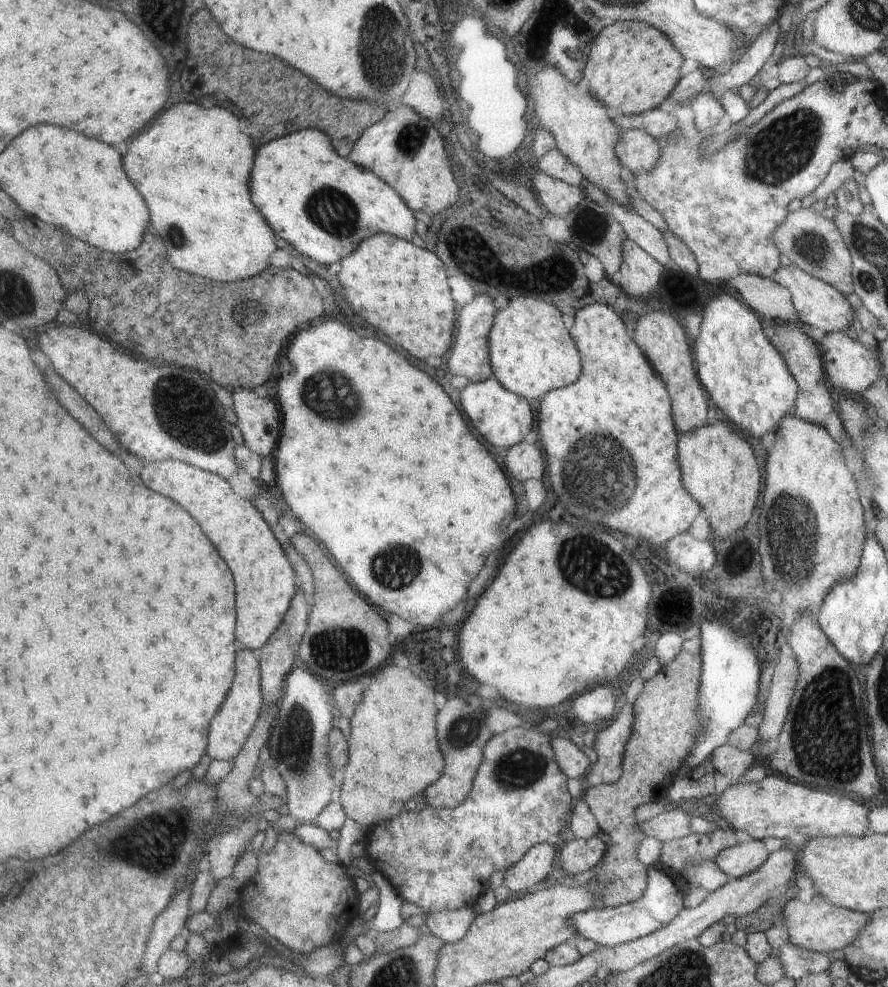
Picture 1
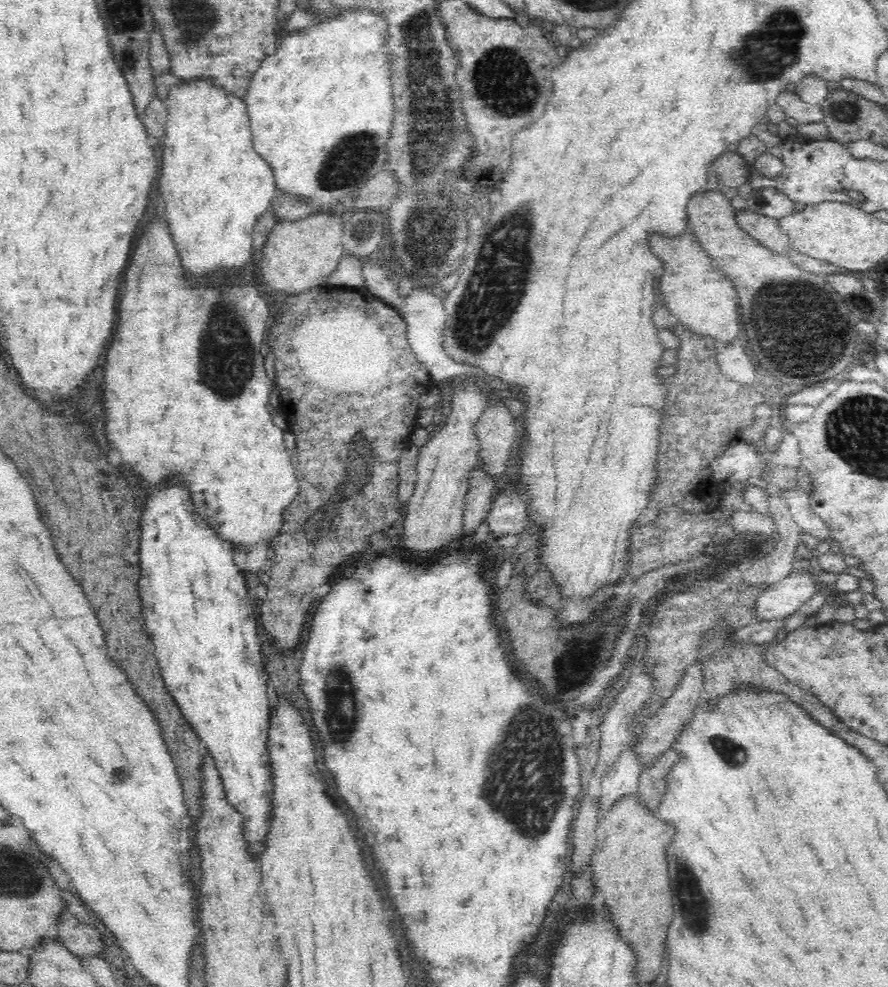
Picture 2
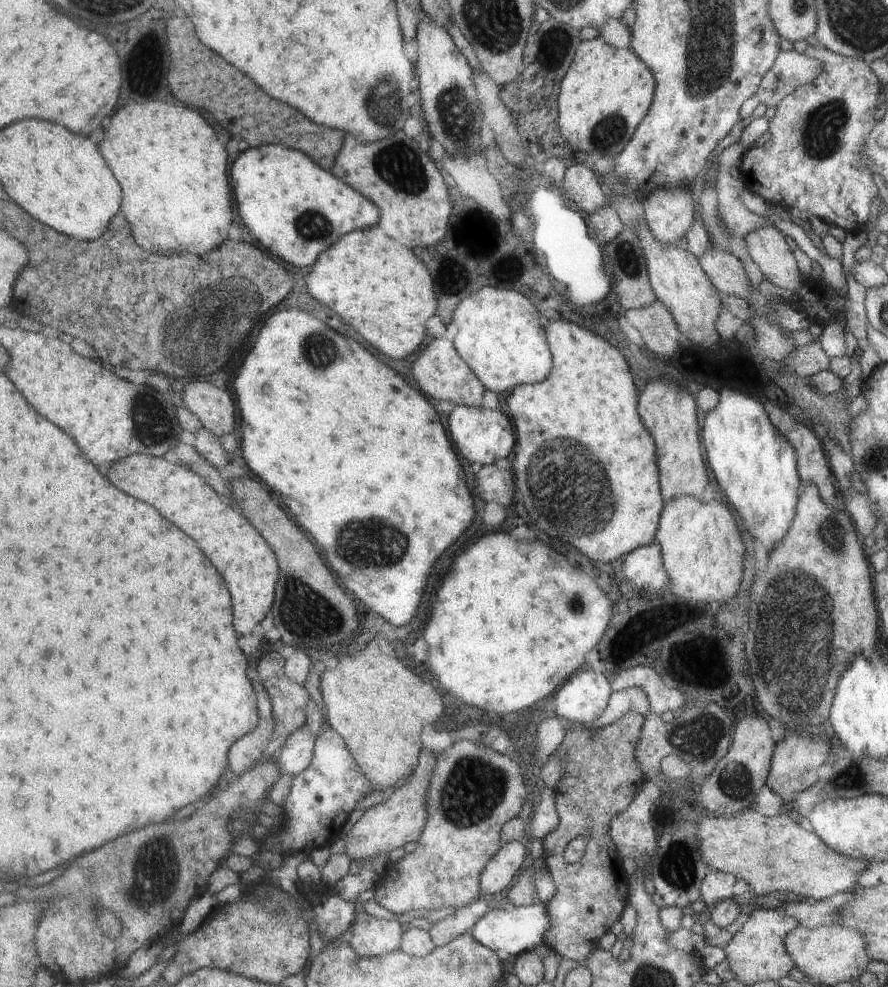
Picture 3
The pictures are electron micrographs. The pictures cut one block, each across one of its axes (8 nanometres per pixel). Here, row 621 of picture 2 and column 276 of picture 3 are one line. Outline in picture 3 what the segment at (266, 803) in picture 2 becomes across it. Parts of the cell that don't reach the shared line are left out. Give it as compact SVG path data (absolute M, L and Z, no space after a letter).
M282 144L250 148L237 158L233 178L234 191L238 194L240 204L239 211L242 212L240 215L244 216L243 223L250 226L250 230L266 249L296 267L313 268L318 258L336 242L340 242L342 236L354 230L378 226L378 222L382 220L382 212L372 200L346 184L344 179L326 171L301 149Z

